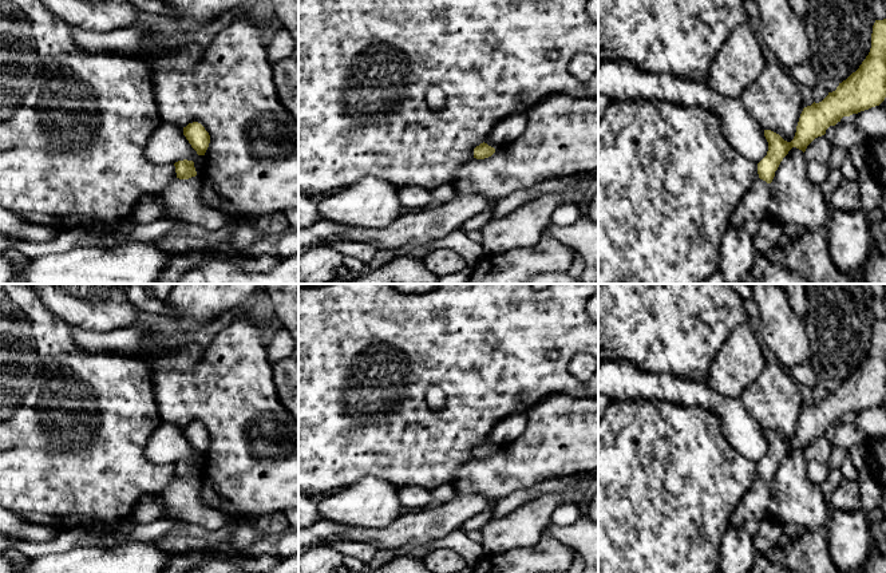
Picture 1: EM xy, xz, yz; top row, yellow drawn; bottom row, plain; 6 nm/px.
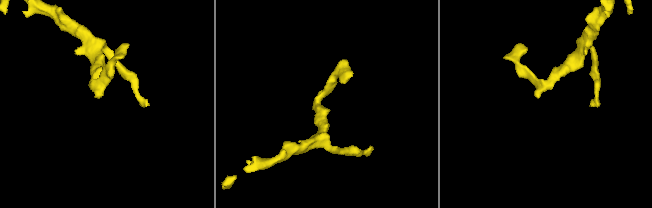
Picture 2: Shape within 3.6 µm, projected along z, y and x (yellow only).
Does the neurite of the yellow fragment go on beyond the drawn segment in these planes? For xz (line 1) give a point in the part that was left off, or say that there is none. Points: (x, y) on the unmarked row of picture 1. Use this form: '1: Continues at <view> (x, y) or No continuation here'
1: Continues at xz (487, 441)

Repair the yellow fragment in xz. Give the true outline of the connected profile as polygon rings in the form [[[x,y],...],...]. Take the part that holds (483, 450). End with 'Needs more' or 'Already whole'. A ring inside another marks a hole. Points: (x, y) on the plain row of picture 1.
[[[487,438],[483,443],[474,448],[474,458],[484,459],[491,457],[499,444],[494,443],[490,438]]]. Needs more

